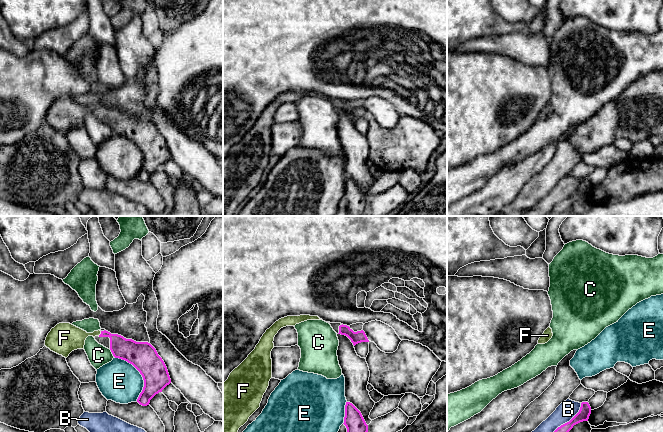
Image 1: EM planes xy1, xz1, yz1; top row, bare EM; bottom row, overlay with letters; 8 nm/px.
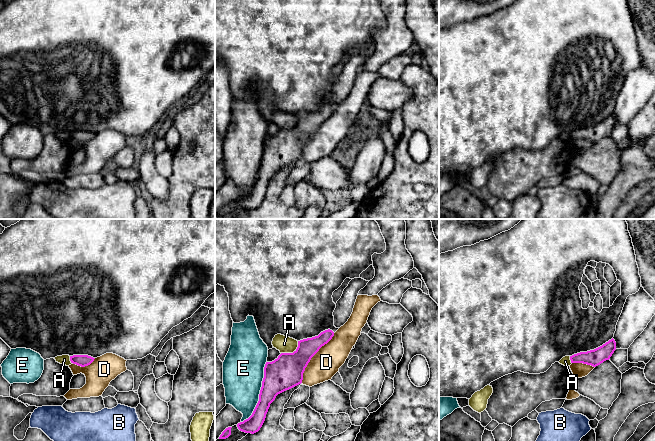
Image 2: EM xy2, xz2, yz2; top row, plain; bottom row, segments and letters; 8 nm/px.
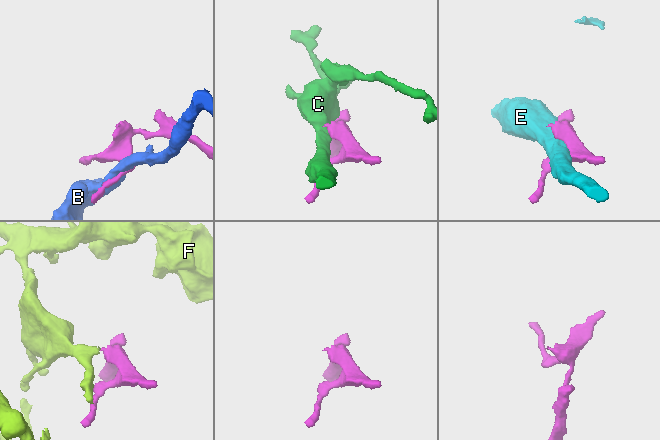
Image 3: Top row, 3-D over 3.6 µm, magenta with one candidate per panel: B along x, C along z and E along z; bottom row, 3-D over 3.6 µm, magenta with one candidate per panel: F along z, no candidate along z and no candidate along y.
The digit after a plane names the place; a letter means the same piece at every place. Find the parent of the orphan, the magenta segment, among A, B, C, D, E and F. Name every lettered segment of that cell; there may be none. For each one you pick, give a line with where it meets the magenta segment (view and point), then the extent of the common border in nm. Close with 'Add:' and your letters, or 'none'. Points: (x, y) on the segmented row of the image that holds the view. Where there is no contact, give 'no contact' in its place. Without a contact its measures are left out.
F: contact xy1 (101, 333); length 50 nm
Add: F

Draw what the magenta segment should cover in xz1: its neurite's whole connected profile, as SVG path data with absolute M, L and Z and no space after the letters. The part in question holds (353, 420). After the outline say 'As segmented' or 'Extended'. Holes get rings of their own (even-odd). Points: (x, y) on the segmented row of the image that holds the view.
M350 402L345 405L344 423L347 432L368 432L366 424L361 412Z. As segmented

